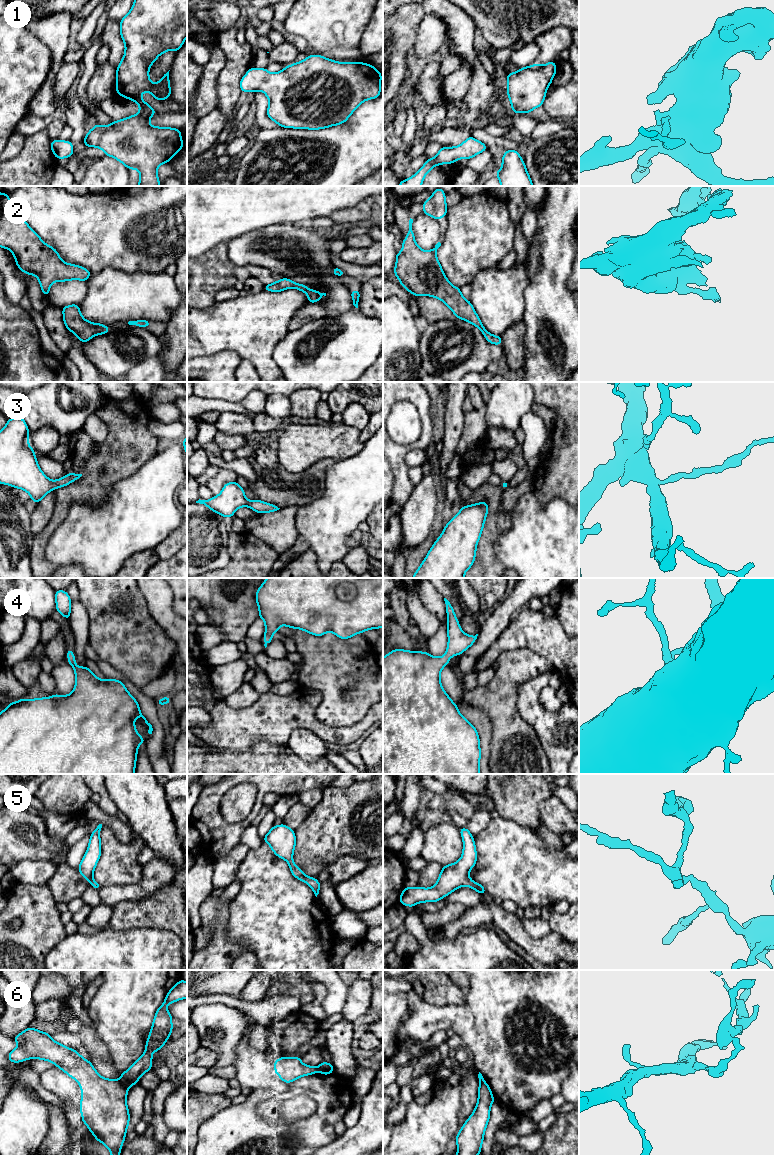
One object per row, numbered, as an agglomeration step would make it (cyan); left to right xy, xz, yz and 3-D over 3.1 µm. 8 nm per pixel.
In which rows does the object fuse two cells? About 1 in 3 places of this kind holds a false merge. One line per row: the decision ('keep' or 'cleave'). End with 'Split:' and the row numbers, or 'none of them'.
1: keep
2: keep
3: keep
4: keep
5: keep
6: cleave
Split: 6

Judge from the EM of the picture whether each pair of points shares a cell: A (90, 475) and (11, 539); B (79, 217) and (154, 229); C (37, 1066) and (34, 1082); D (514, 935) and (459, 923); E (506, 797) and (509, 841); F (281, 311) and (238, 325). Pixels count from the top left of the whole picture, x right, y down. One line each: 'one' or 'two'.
A: two
B: one
C: two
D: one
E: two
F: one

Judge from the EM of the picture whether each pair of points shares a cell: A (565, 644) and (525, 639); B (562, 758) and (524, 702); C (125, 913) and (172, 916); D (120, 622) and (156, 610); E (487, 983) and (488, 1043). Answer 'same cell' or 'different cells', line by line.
A: same cell
B: same cell
C: same cell
D: different cells
E: same cell

